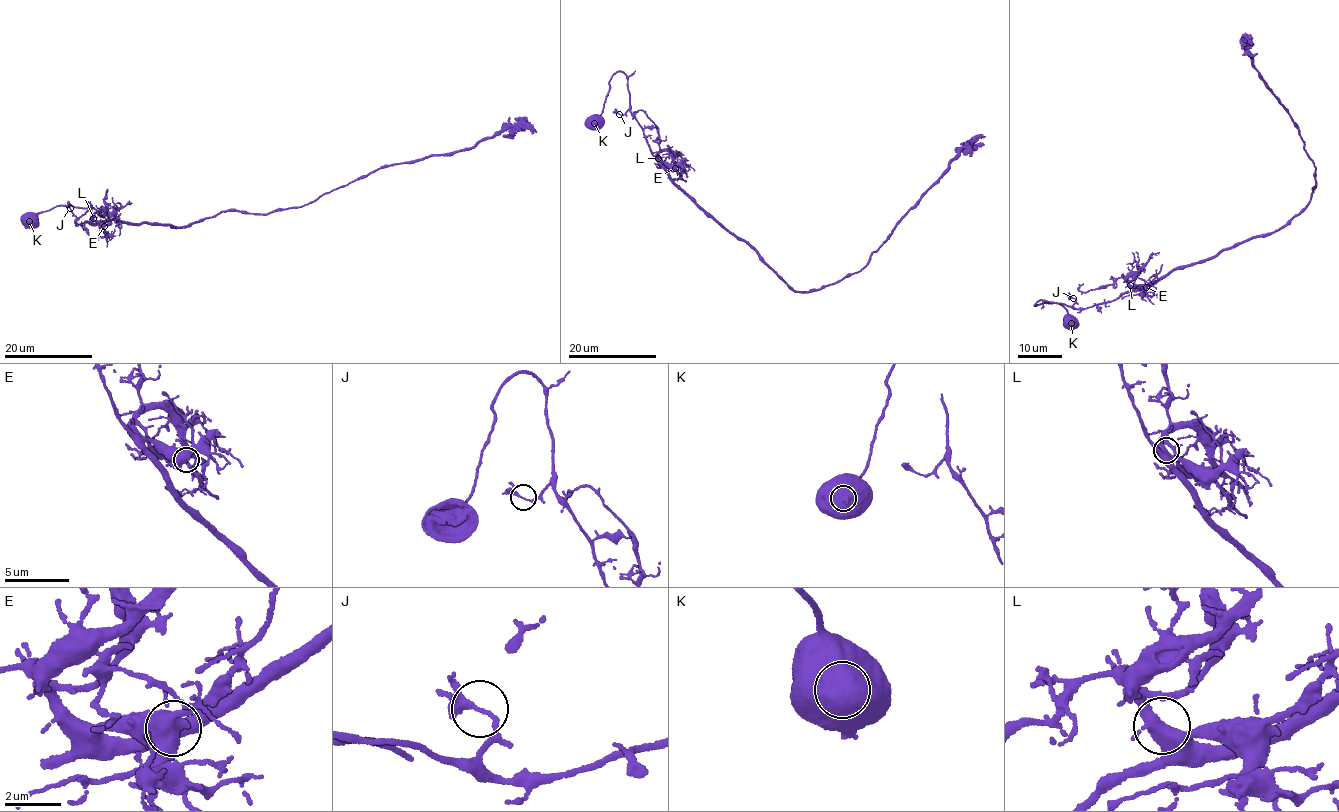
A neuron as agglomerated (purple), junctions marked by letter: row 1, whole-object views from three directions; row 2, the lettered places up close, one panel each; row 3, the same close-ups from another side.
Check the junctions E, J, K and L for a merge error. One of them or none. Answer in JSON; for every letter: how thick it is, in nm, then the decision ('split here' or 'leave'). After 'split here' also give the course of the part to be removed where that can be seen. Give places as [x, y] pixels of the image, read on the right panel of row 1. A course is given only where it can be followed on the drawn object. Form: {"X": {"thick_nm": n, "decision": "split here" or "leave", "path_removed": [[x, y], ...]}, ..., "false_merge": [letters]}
{"E": {"thick_nm": 550, "decision": "leave"}, "J": {"thick_nm": 160, "decision": "leave"}, "K": {"thick_nm": 1150, "decision": "leave"}, "L": {"thick_nm": 440, "decision": "leave"}, "false_merge": []}

